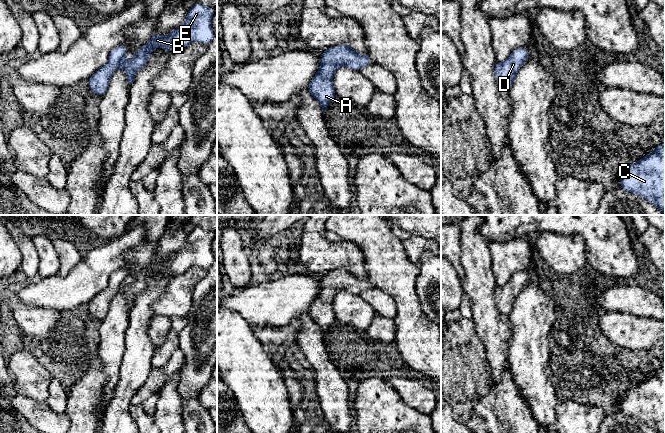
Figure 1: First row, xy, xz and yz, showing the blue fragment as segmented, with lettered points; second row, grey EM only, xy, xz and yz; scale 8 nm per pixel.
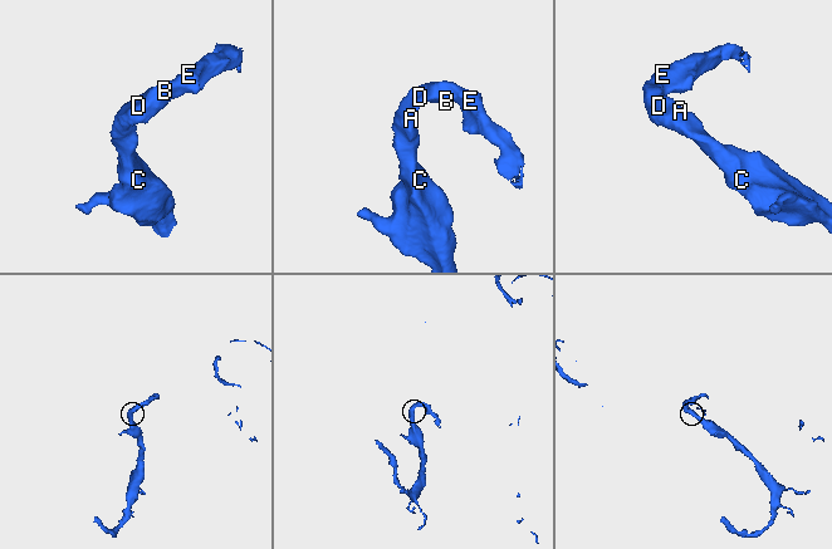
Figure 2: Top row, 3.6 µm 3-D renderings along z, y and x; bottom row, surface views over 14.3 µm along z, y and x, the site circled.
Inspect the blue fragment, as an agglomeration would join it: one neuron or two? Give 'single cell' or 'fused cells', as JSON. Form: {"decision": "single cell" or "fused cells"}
{"decision": "single cell"}

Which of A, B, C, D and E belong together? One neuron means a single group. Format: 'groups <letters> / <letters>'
groups A B C D E

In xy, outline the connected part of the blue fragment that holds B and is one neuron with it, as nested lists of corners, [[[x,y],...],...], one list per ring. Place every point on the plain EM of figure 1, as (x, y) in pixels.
[[[196,227],[188,234],[183,248],[164,261],[161,261],[155,254],[146,269],[136,273],[135,280],[131,284],[124,284],[128,276],[126,269],[121,268],[113,272],[108,286],[87,303],[88,311],[92,317],[102,321],[108,314],[112,299],[119,291],[125,293],[128,307],[131,309],[136,298],[148,288],[148,283],[155,271],[161,271],[171,277],[185,272],[192,266],[199,266],[207,270],[214,262],[214,255],[211,251],[214,236],[214,231]]]

